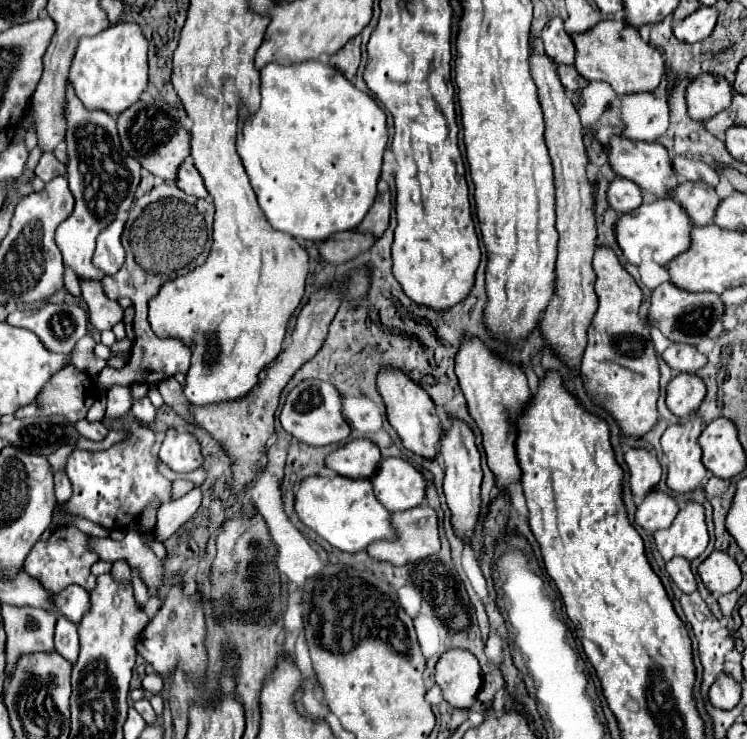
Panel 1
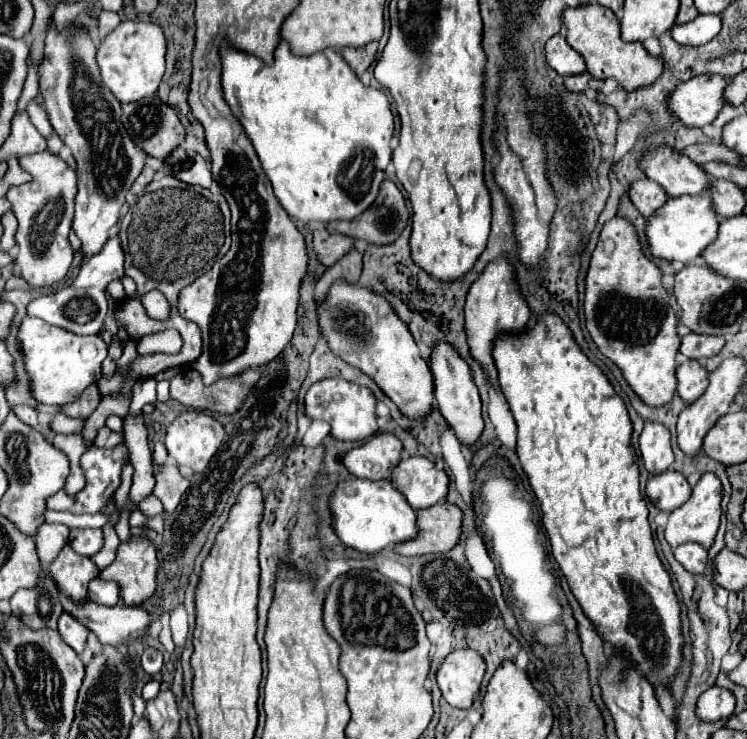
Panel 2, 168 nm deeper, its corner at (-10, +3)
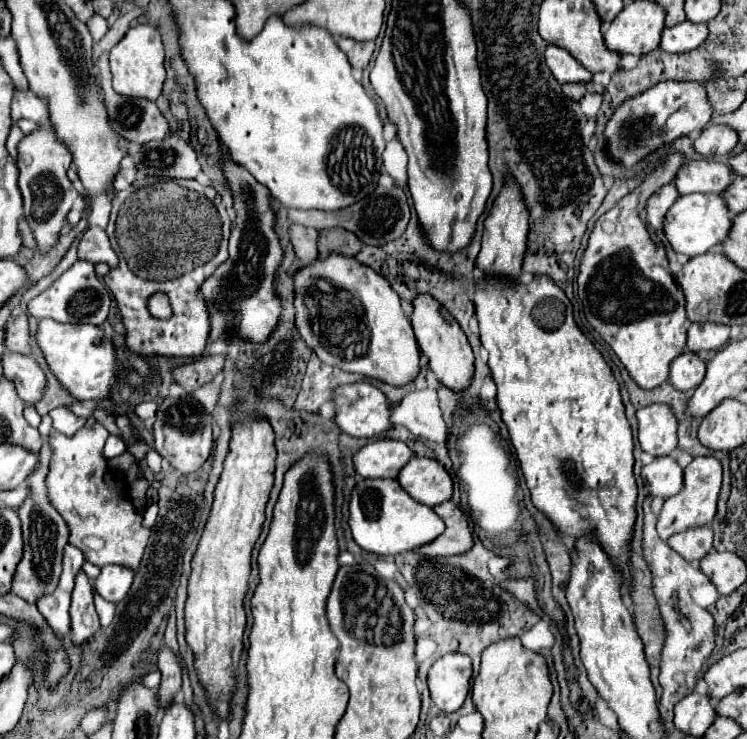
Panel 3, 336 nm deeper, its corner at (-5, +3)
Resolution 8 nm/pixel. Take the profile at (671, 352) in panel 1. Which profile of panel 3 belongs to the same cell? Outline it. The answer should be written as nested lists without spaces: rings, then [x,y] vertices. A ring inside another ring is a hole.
[[[691,323],[687,331],[687,349],[691,353],[717,351],[729,339],[729,327],[715,323]]]

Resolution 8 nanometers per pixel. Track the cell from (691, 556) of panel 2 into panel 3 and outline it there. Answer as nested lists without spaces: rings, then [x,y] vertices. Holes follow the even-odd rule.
[[[701,527],[673,535],[667,541],[667,545],[673,551],[681,553],[681,557],[691,563],[691,561],[701,561],[711,551],[711,541],[713,541],[713,531],[709,527]]]

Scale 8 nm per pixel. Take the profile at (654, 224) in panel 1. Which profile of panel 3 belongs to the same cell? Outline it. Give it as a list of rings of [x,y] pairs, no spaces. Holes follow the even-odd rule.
[[[693,193],[693,195],[681,195],[673,207],[665,215],[663,233],[675,253],[683,253],[687,257],[703,255],[711,247],[719,245],[731,227],[731,215],[721,199],[721,195],[715,193]]]

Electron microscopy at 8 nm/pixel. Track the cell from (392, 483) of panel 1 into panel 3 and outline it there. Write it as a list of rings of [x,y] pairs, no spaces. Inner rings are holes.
[[[413,457],[401,469],[397,481],[417,499],[417,503],[425,503],[429,507],[449,501],[453,495],[453,481],[445,467],[435,459]]]

